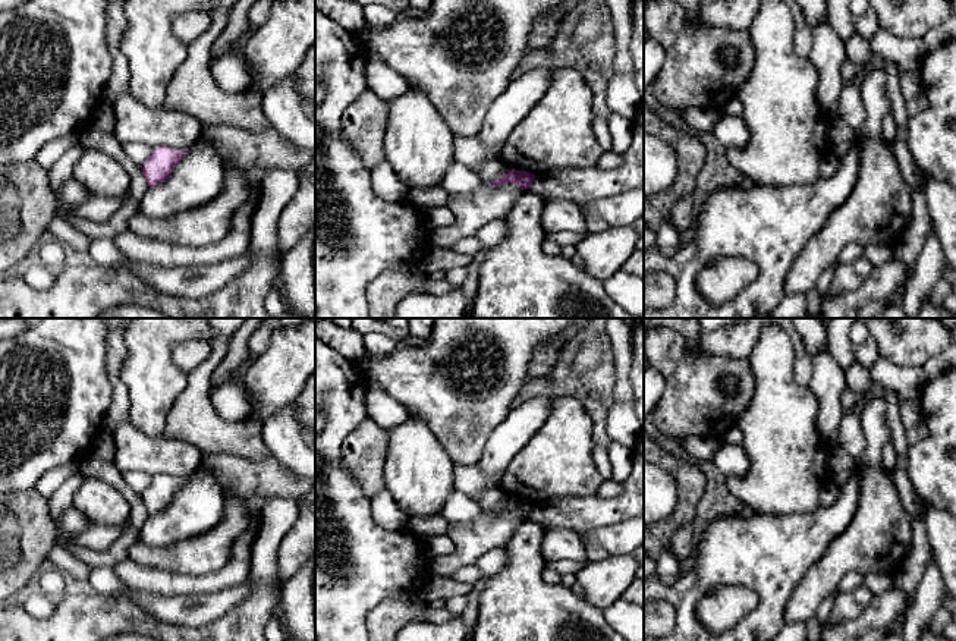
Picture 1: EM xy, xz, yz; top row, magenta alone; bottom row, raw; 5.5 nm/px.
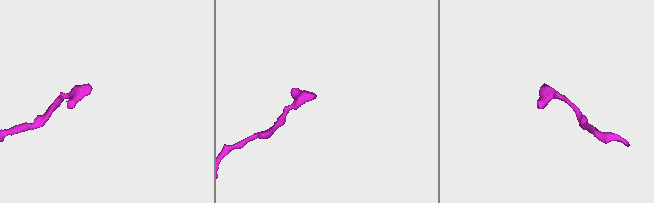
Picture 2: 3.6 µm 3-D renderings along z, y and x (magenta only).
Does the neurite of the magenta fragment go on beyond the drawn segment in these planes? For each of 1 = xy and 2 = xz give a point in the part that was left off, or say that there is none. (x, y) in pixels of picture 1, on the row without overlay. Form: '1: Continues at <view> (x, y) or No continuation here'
1: No continuation here
2: No continuation here

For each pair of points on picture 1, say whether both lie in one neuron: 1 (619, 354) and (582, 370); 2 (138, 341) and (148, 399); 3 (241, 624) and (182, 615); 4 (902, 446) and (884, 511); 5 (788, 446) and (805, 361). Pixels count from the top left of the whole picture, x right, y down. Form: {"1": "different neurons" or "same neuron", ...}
{"1": "different neurons", "2": "same neuron", "3": "different neurons", "4": "different neurons", "5": "different neurons"}

